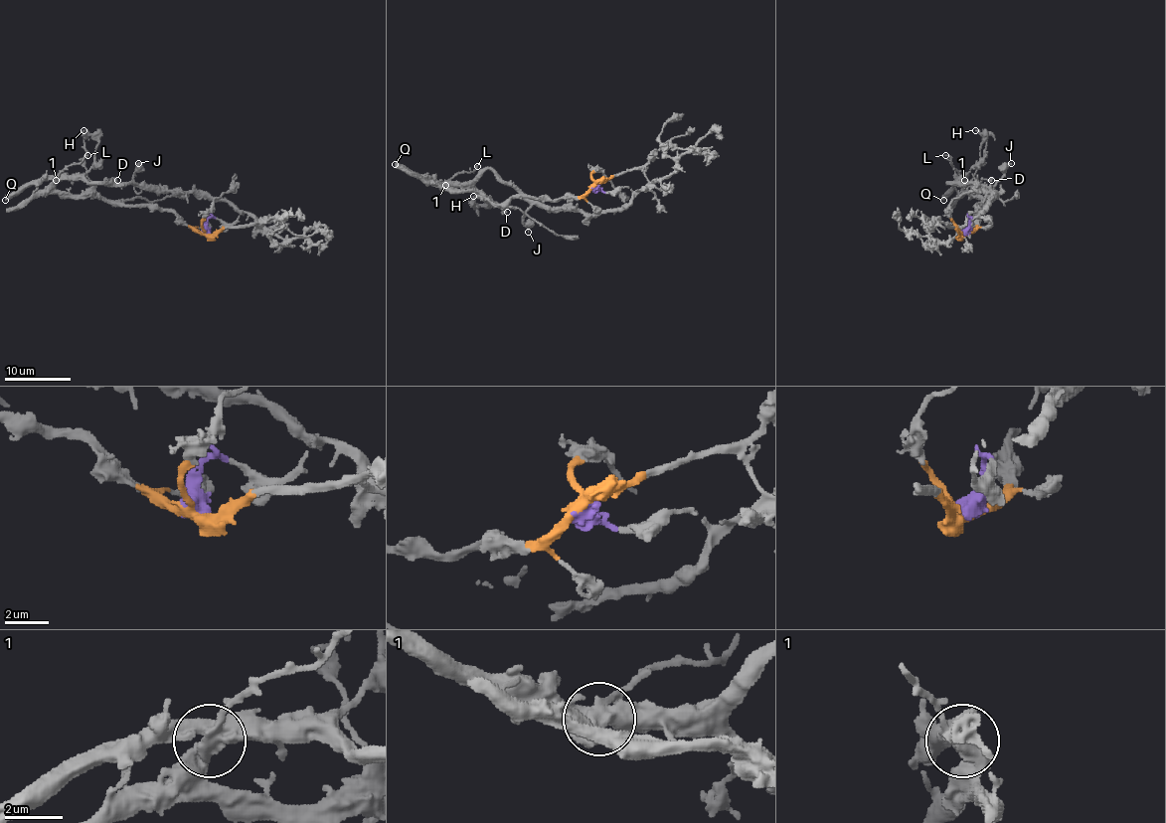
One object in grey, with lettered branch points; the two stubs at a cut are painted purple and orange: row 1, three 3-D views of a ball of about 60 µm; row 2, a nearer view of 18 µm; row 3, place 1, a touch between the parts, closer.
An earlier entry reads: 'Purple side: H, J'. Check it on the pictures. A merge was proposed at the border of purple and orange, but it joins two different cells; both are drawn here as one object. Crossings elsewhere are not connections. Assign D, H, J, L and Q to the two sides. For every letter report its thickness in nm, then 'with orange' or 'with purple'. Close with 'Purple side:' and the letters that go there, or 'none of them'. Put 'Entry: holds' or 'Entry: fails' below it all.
D: calibre 300 nm; with orange
H: calibre 280 nm; with orange
J: calibre 400 nm; with purple
L: calibre 200 nm; with orange
Q: calibre 480 nm; with purple
Purple side: J, Q
Entry: fails

